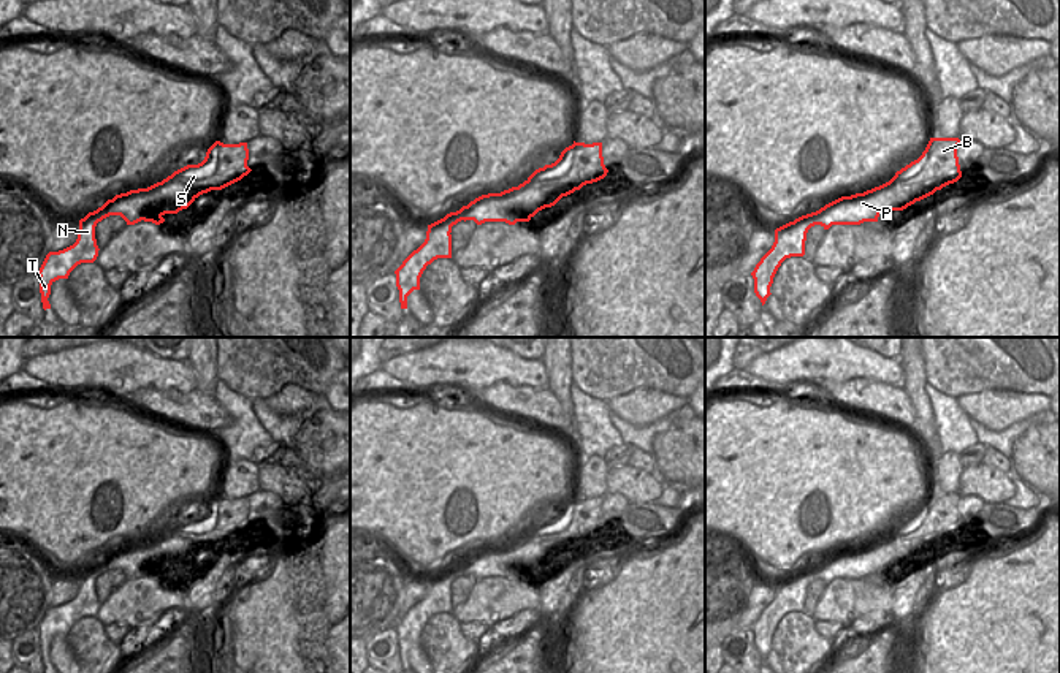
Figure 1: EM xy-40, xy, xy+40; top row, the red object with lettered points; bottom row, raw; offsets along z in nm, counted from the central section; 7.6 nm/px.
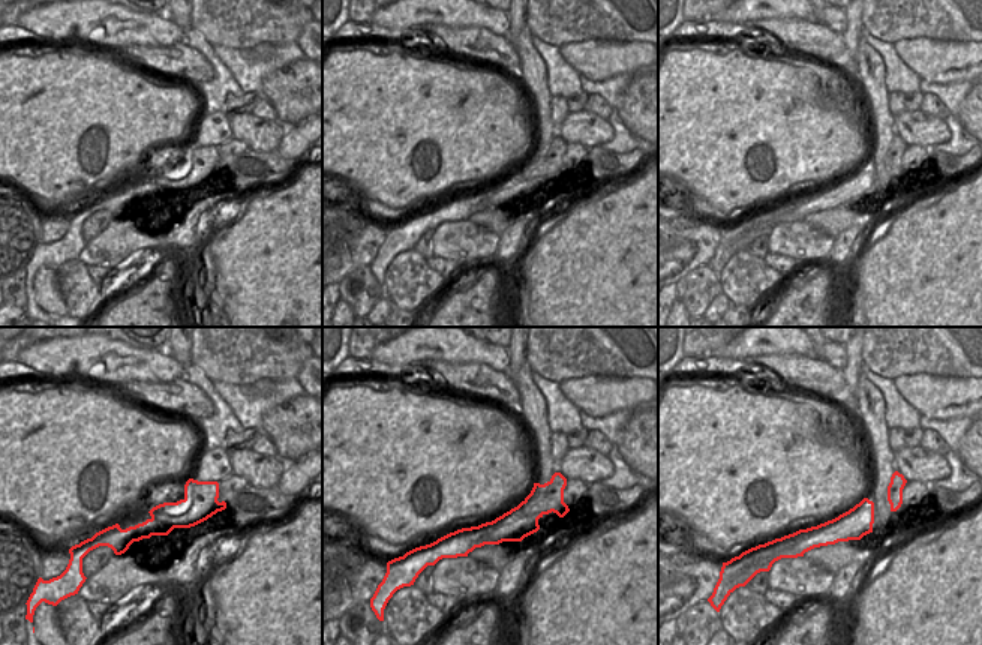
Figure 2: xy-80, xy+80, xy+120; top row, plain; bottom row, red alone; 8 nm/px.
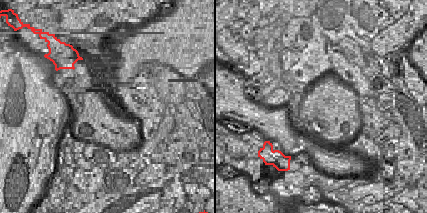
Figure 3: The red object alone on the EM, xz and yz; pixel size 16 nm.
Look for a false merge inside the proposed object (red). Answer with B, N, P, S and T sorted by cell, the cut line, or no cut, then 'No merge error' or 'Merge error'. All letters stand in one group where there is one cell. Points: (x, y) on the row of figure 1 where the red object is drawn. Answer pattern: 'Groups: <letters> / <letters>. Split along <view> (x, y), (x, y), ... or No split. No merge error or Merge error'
Groups: B S / N P T. Split along xy+40 (889, 181), (892, 184), (938, 181), (943, 186). Merge error

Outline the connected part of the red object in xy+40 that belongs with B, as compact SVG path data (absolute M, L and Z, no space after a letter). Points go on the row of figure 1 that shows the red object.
M930 138L922 155L895 173L892 185L940 181L943 187L962 177L957 147L959 138Z

